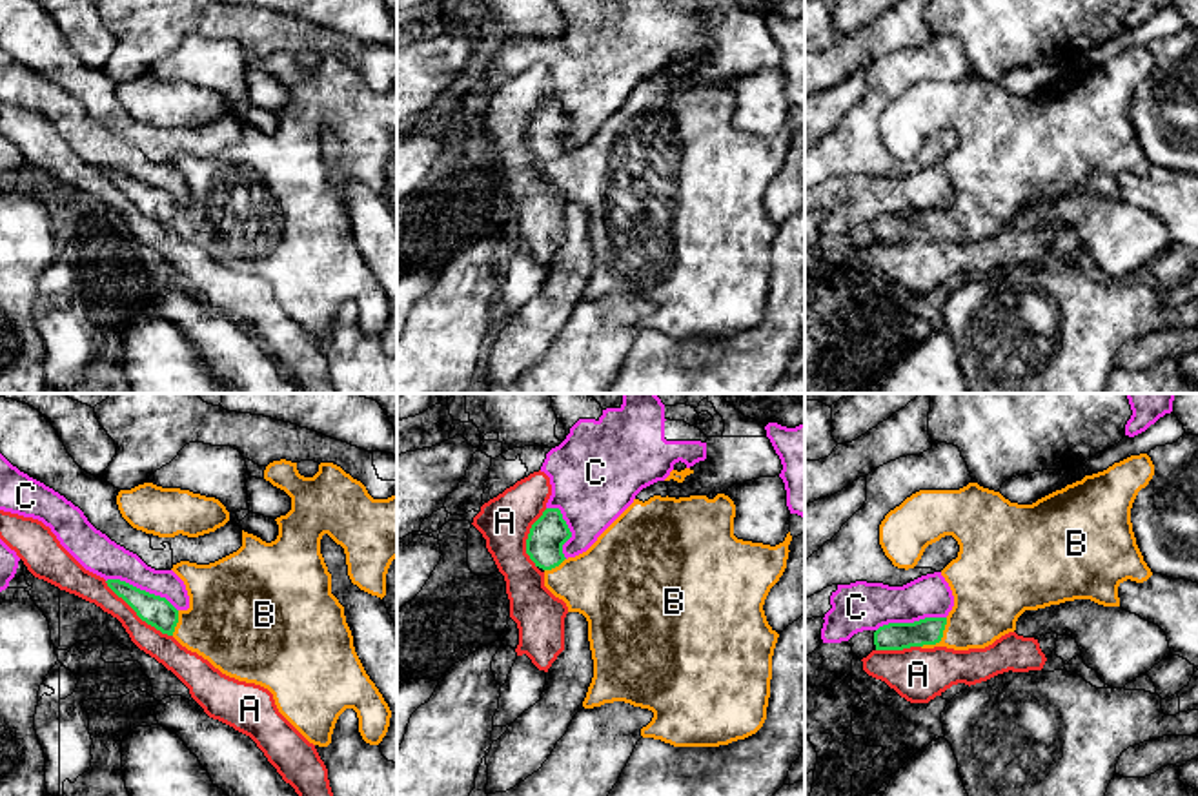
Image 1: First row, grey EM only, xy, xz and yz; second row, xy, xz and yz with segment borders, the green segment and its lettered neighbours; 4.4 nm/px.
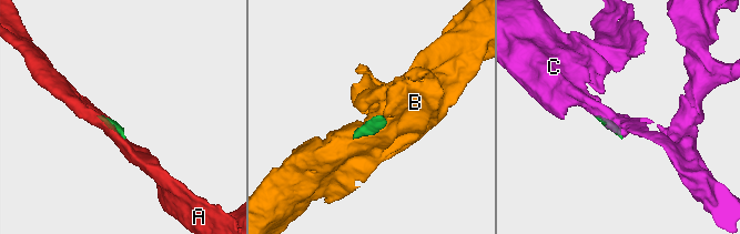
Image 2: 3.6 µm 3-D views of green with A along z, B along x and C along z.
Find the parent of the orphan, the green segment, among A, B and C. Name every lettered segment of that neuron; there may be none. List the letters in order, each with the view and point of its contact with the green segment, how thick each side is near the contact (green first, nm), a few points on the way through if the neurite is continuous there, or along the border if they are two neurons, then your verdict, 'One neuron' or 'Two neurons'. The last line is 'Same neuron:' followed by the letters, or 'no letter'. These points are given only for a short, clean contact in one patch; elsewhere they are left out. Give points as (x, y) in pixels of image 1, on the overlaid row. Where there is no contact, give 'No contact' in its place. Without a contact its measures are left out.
A: Touches green at xy (139, 616). Thickness 140 nm (green) against 120 nm. Two neurons
B: Touches green at yz (942, 636). Thickness 130 nm (green) against 300 nm. One neuron
C: Touches green at xy (142, 591). Thickness 140 nm (green) against 170 nm. Two neurons
Same neuron: B

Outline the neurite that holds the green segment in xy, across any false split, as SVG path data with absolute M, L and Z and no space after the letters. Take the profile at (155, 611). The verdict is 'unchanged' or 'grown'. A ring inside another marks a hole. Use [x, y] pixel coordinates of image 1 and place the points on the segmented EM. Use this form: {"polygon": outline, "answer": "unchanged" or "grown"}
{"polygon": "M286 459L268 466L244 461L249 477L266 479L291 497L291 510L275 519L275 541L266 543L242 530L242 546L237 552L209 565L173 565L171 570L184 581L189 596L188 610L177 610L166 597L120 579L106 583L142 621L173 636L222 674L268 689L279 712L310 743L328 747L339 716L353 709L362 740L379 745L388 732L391 710L355 652L344 607L331 594L320 539L328 534L340 545L351 583L382 599L388 568L397 557L397 494L373 499L360 481L333 463L320 463L313 477L304 477L297 463Z", "answer": "grown"}

